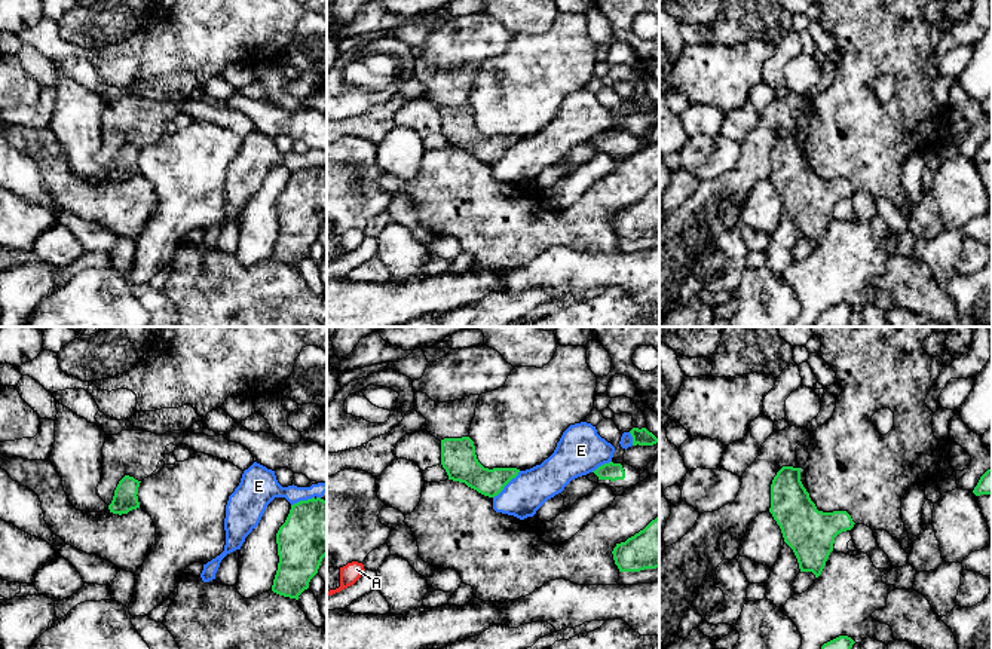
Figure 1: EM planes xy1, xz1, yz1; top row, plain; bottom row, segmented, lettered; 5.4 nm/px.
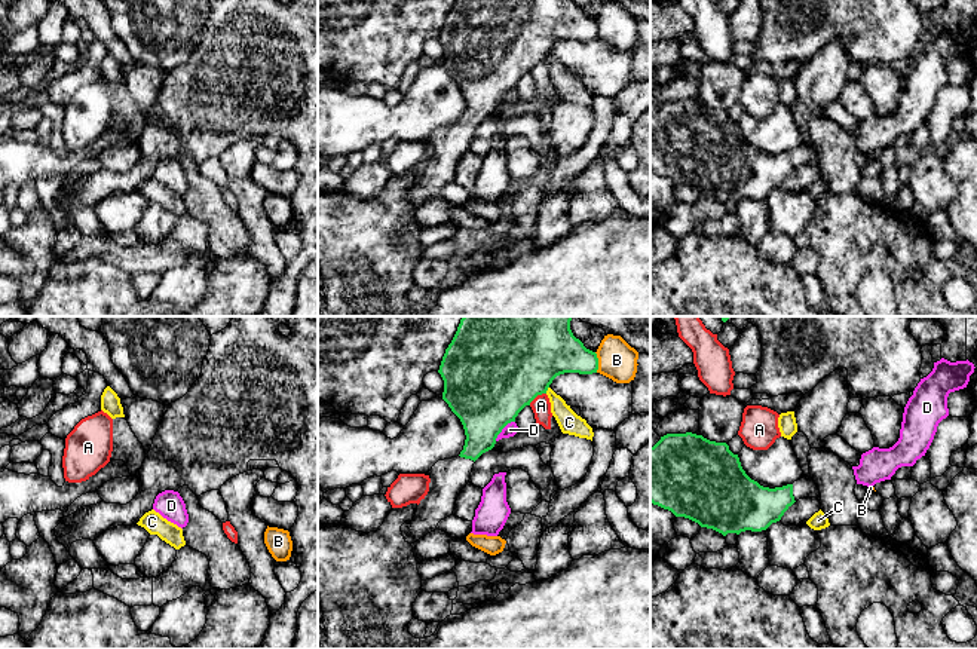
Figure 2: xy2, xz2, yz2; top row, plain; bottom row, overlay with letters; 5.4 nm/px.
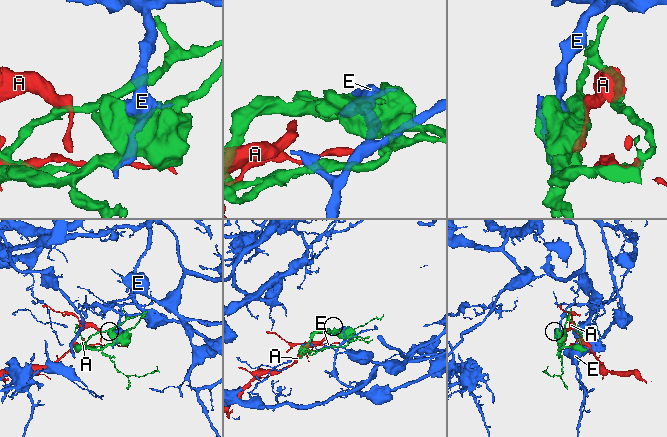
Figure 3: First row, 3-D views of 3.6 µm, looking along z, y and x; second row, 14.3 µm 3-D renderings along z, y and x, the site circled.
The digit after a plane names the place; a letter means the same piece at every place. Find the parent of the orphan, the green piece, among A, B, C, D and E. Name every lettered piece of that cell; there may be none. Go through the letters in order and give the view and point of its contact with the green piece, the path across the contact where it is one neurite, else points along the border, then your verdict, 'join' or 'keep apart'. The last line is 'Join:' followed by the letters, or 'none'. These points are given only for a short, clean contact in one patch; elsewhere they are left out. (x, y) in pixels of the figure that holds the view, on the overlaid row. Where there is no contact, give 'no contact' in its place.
A: xz2 (536, 395) | keep apart
B: xz2 (597, 363) | keep apart
C: xz2 (547, 389) | along xz2 (548, 386), (545, 392) | keep apart
D: xz2 (502, 428) | keep apart
E: xz1 (507, 483) | keep apart
Join: none

